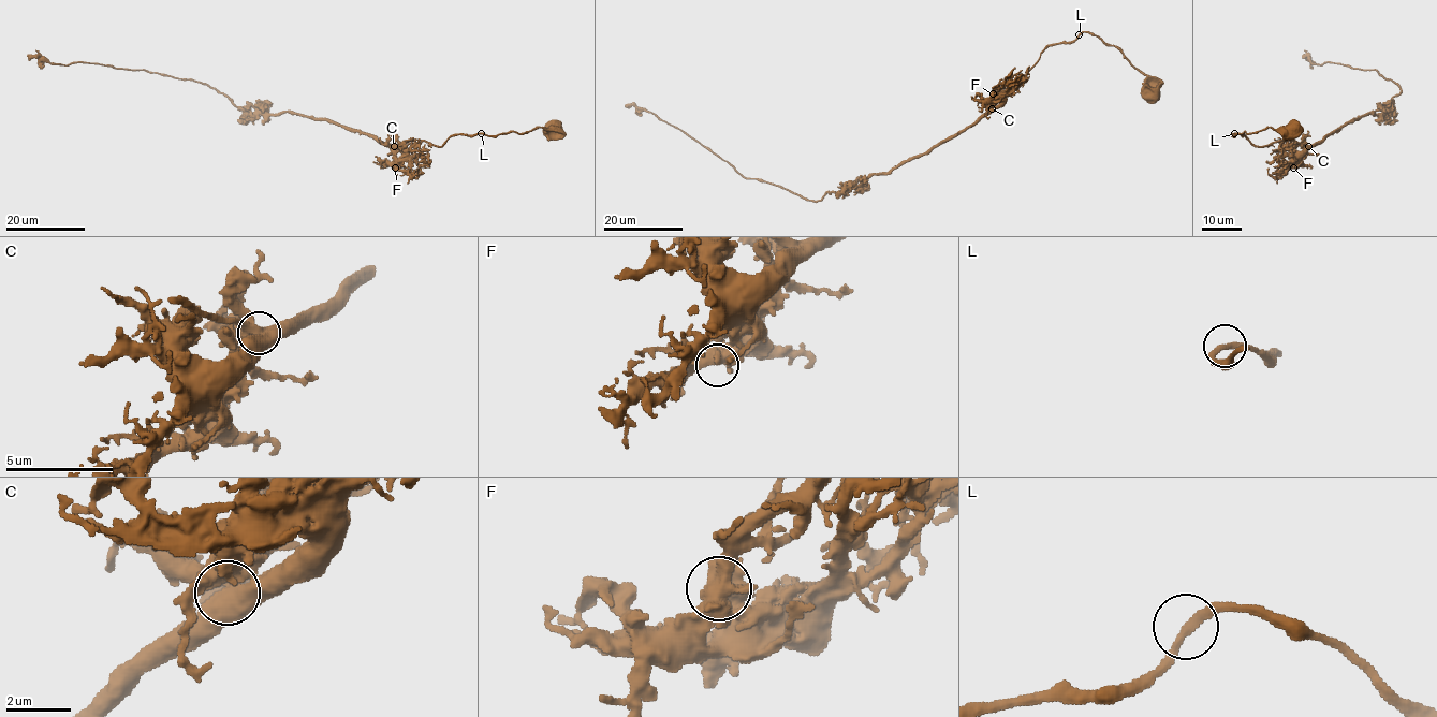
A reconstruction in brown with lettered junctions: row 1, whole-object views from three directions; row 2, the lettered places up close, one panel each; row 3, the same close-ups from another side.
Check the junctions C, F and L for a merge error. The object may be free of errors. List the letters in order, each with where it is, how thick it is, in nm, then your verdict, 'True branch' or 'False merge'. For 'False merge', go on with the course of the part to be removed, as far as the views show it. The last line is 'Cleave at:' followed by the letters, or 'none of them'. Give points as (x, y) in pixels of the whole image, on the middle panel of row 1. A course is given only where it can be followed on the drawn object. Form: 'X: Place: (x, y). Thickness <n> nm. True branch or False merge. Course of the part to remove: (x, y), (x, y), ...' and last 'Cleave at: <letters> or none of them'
C: Place: (992, 108). Thickness 650 nm. True branch
F: Place: (993, 93). Thickness 480 nm. True branch
L: Place: (1079, 34). Thickness 240 nm. True branch
Cleave at: none of them

